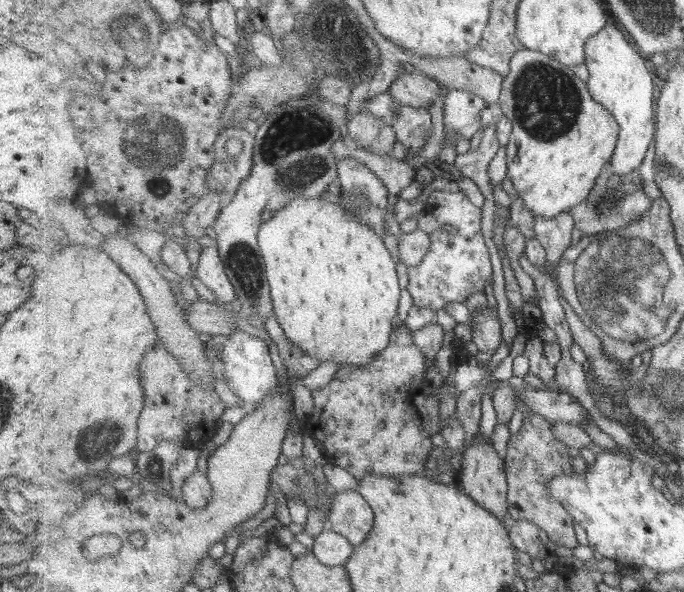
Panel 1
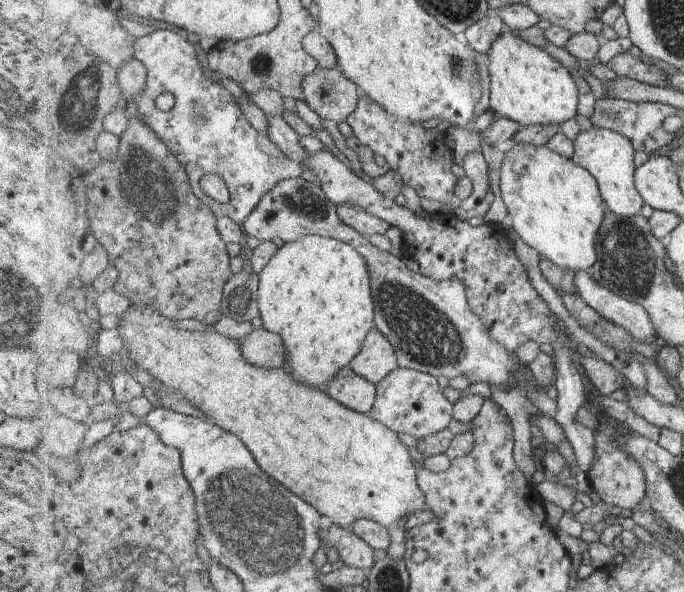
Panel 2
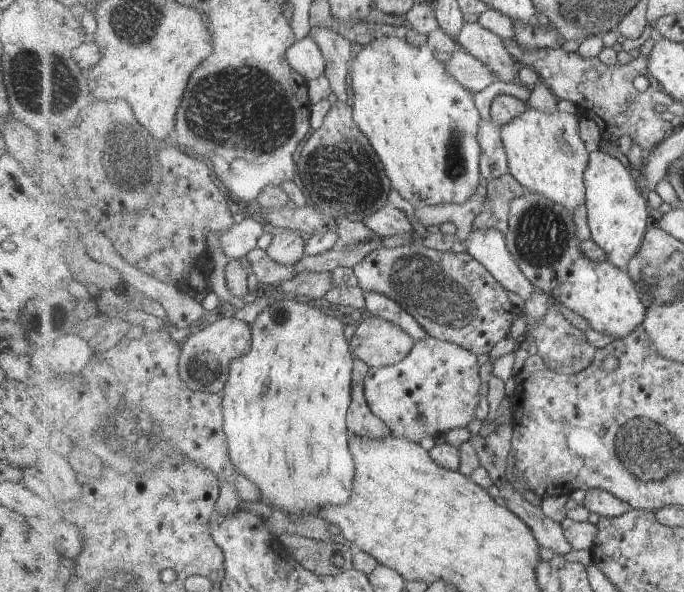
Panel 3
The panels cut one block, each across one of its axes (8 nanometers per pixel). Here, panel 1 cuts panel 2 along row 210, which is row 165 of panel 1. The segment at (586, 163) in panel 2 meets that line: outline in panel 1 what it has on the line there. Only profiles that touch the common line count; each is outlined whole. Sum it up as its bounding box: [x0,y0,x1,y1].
[585,19,655,176]

